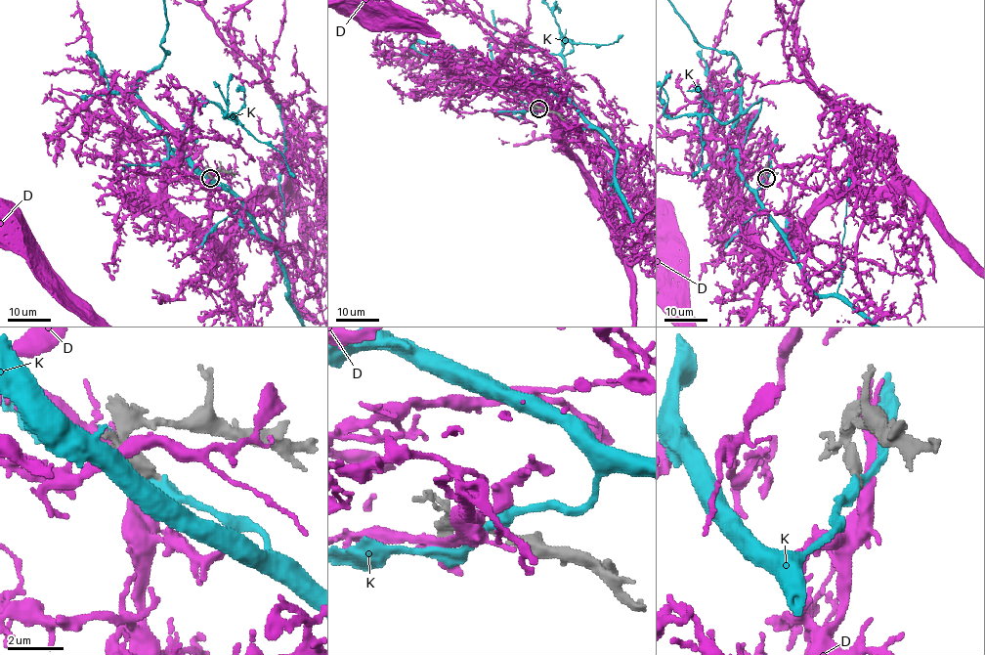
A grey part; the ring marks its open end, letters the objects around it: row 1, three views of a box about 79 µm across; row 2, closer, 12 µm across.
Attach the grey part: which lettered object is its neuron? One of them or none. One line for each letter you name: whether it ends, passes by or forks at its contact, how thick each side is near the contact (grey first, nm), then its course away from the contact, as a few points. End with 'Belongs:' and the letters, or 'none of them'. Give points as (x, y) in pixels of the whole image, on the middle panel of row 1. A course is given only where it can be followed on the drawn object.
D: it passes by; calibres 500 and 420 nm
Belongs: D

